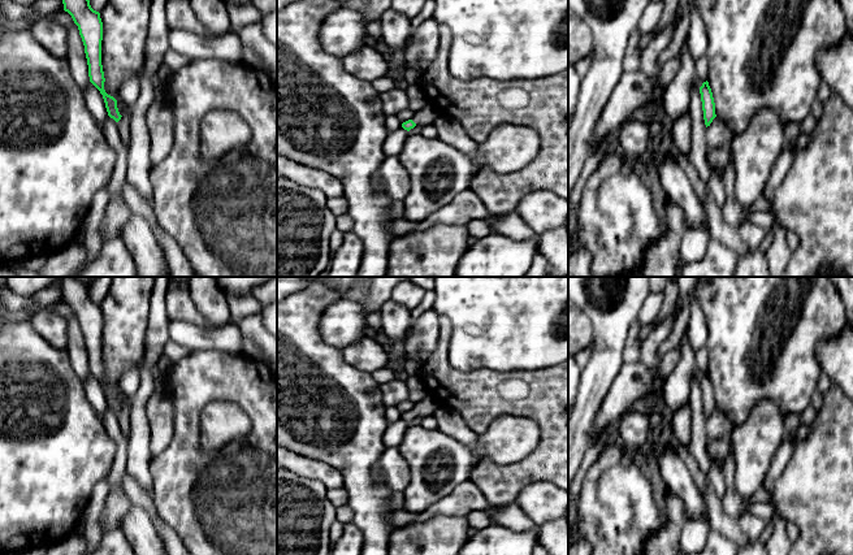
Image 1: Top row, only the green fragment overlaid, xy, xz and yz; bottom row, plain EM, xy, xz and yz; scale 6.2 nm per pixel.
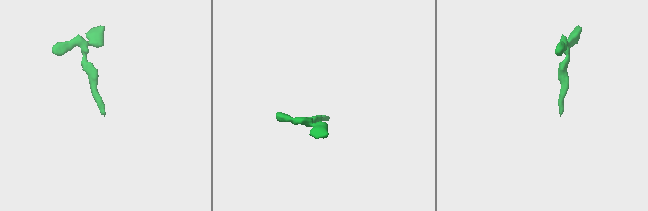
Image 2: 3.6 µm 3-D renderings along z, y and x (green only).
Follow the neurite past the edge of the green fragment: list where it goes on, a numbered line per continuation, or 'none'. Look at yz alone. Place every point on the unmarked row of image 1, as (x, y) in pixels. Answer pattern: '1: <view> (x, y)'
none

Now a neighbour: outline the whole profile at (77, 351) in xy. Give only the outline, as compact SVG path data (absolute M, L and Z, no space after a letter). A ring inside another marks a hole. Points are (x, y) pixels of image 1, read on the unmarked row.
M73 315L66 320L68 324L68 347L69 359L74 372L82 383L90 376L88 356L85 344L85 337L79 326L78 317Z

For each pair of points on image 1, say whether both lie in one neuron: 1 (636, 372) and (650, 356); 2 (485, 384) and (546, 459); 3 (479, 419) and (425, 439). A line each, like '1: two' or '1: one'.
1: two
2: one
3: two

